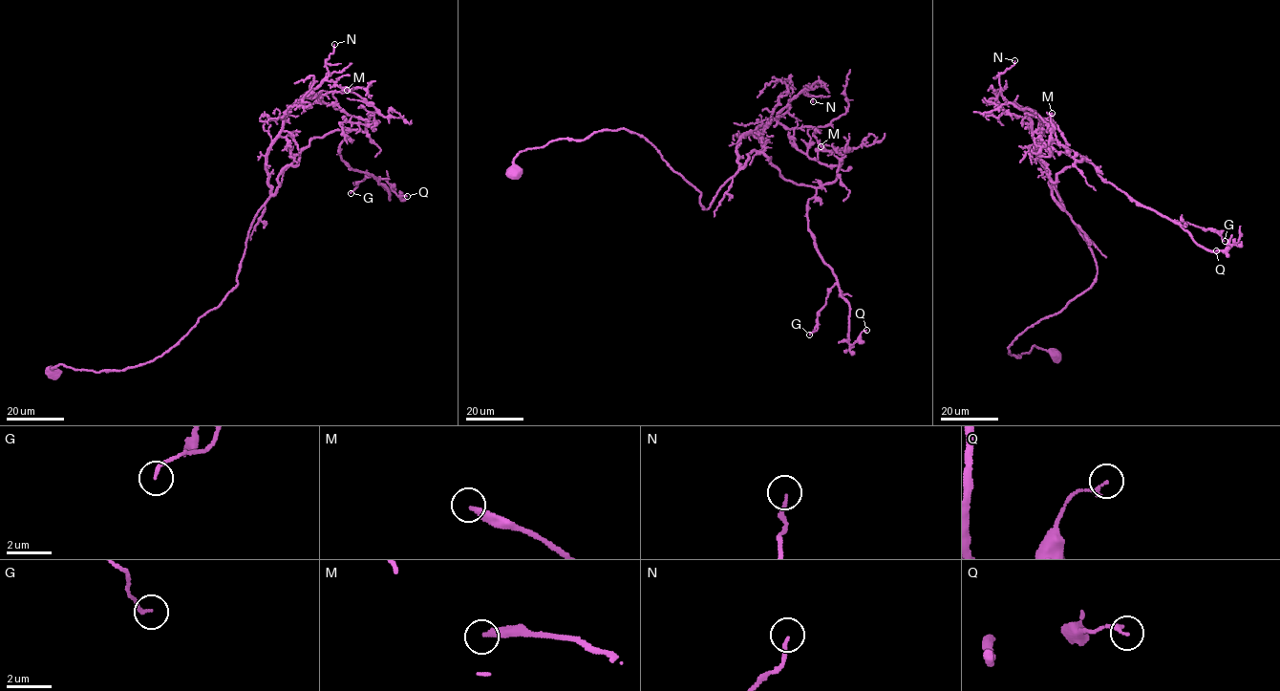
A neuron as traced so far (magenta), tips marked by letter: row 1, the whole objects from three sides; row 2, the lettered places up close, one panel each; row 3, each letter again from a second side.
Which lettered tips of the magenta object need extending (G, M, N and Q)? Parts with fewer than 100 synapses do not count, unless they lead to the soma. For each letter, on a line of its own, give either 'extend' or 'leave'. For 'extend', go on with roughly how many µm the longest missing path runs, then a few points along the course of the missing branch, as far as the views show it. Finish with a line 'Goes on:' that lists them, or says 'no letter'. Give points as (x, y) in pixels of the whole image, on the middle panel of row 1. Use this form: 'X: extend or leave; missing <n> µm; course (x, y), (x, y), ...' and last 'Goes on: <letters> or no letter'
G: leave
M: leave
N: leave
Q: leave
Goes on: no letter

